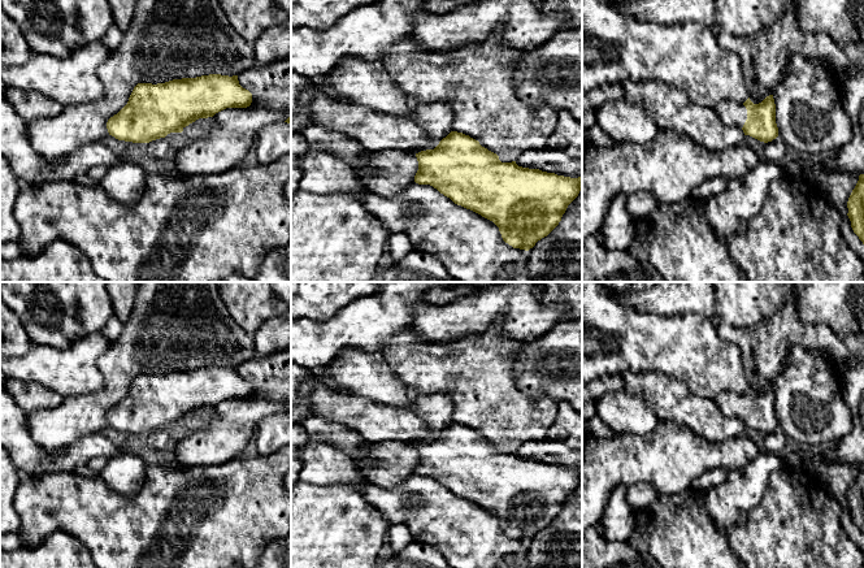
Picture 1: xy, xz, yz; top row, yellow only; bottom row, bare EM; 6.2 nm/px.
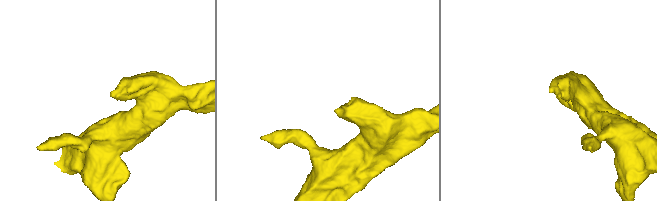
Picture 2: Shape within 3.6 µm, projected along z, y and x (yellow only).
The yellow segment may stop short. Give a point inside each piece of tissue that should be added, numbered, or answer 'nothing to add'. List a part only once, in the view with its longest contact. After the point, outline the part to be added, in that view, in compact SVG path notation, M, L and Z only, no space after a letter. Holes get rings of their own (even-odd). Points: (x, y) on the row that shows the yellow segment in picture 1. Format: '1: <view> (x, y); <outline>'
1: yz (732, 113); M734 100L720 101L715 112L725 127L743 127L747 120L747 109L742 103Z

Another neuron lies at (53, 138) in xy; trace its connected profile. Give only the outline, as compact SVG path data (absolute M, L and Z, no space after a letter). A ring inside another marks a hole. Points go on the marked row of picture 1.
M138 0L121 44L100 65L104 95L95 101L62 107L55 117L27 122L29 140L48 166L109 135L107 122L129 101L138 83L165 83L209 74L239 75L256 65L253 44L230 25L220 0Z

